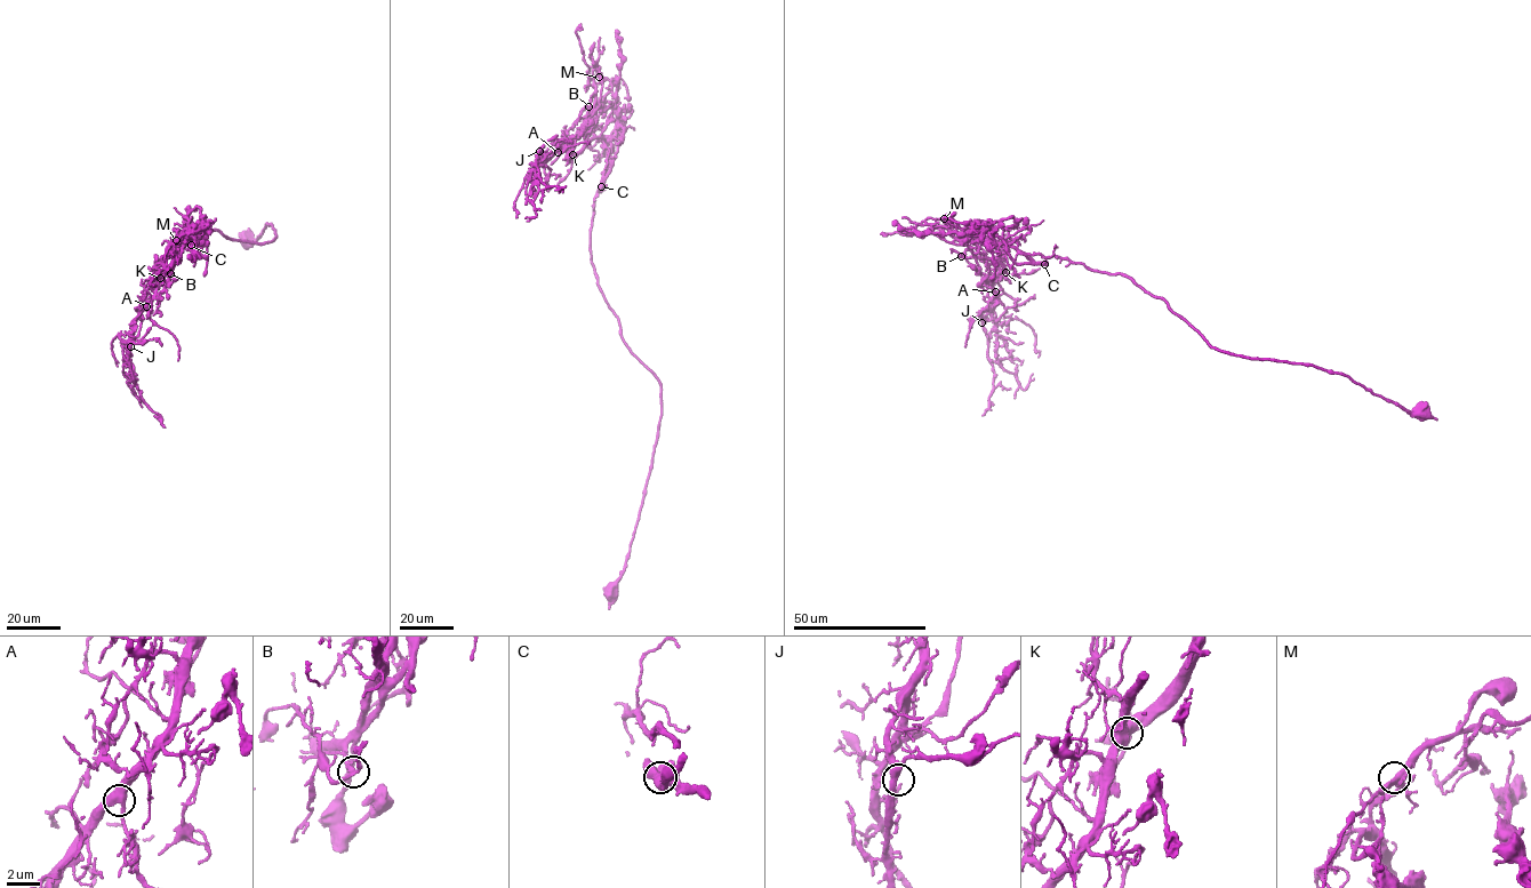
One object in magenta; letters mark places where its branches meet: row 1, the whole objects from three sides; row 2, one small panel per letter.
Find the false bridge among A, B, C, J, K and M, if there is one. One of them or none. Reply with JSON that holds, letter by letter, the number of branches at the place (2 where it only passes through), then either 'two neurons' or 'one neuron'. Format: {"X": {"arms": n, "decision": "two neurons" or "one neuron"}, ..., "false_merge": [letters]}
{"A": {"arms": 3, "decision": "one neuron"}, "B": {"arms": 3, "decision": "one neuron"}, "C": {"arms": 3, "decision": "one neuron"}, "J": {"arms": 3, "decision": "one neuron"}, "K": {"arms": 3, "decision": "one neuron"}, "M": {"arms": 3, "decision": "one neuron"}, "false_merge": []}

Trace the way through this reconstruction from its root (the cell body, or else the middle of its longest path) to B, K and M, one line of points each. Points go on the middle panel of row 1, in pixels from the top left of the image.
B: (609, 592), (643, 500), (660, 386), (591, 261), (610, 144), (592, 132), (604, 108), (587, 119), (588, 106)
K: (609, 592), (643, 500), (660, 386), (624, 341), (591, 261), (594, 199), (610, 144), (598, 137), (572, 154)
M: (609, 592), (643, 500), (660, 398), (591, 261), (610, 151), (592, 132), (604, 109), (593, 108), (599, 77)

